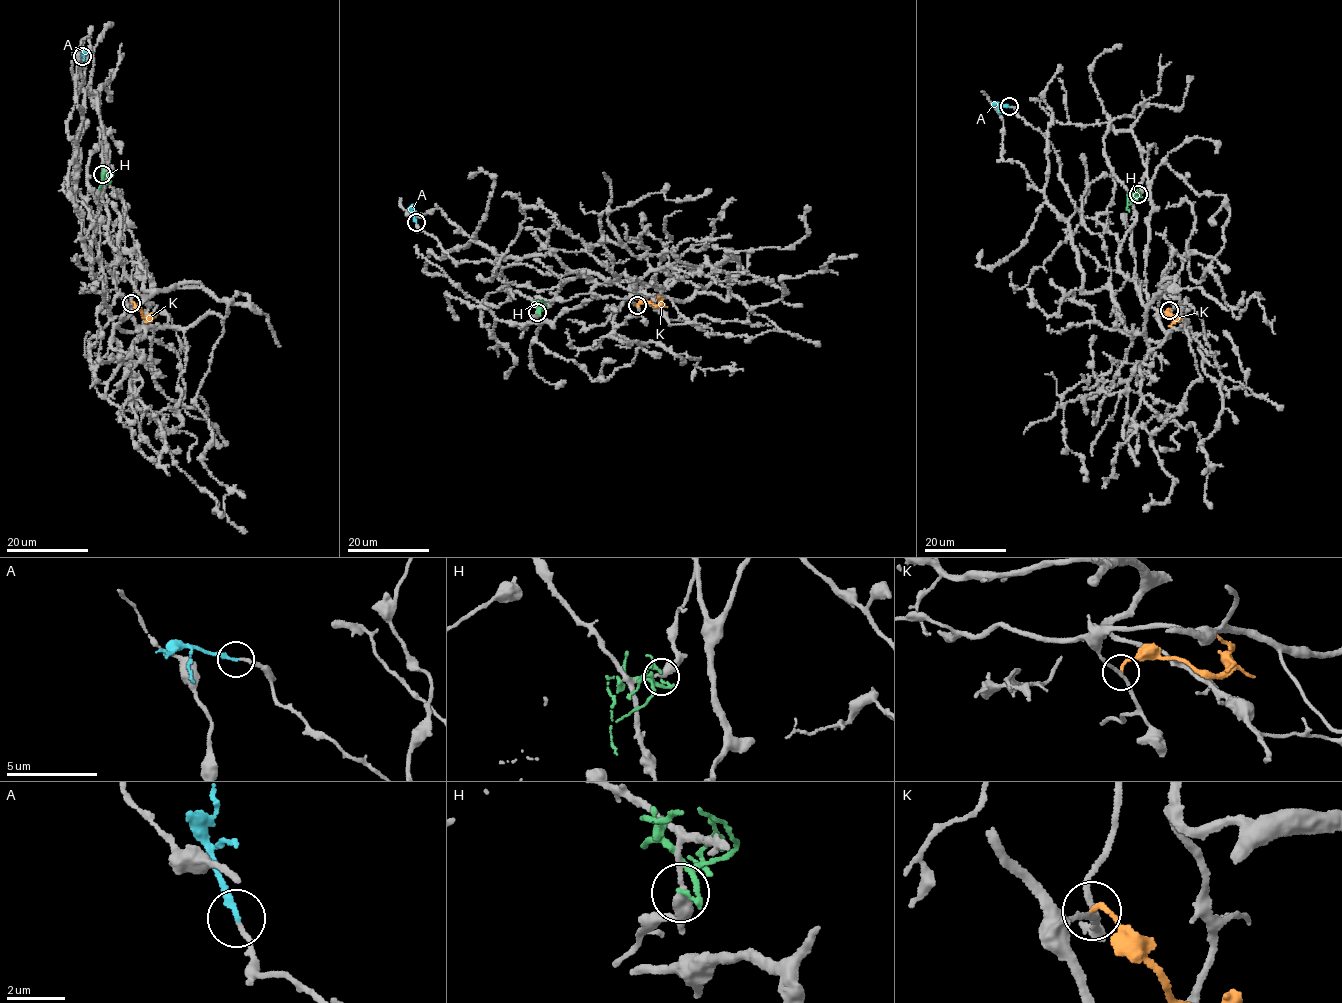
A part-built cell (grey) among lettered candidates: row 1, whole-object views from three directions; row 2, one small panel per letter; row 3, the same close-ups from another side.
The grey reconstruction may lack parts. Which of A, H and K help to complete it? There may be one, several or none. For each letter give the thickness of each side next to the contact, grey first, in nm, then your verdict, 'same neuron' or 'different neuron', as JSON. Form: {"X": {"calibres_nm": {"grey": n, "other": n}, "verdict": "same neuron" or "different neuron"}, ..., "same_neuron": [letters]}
{"A": {"calibres_nm": {"grey": 170, "other": 200}, "verdict": "same neuron"}, "H": {"calibres_nm": {"grey": 360, "other": 220}, "verdict": "different neuron"}, "K": {"calibres_nm": {"grey": 160, "other": 160}, "verdict": "different neuron"}, "same_neuron": ["A"]}

